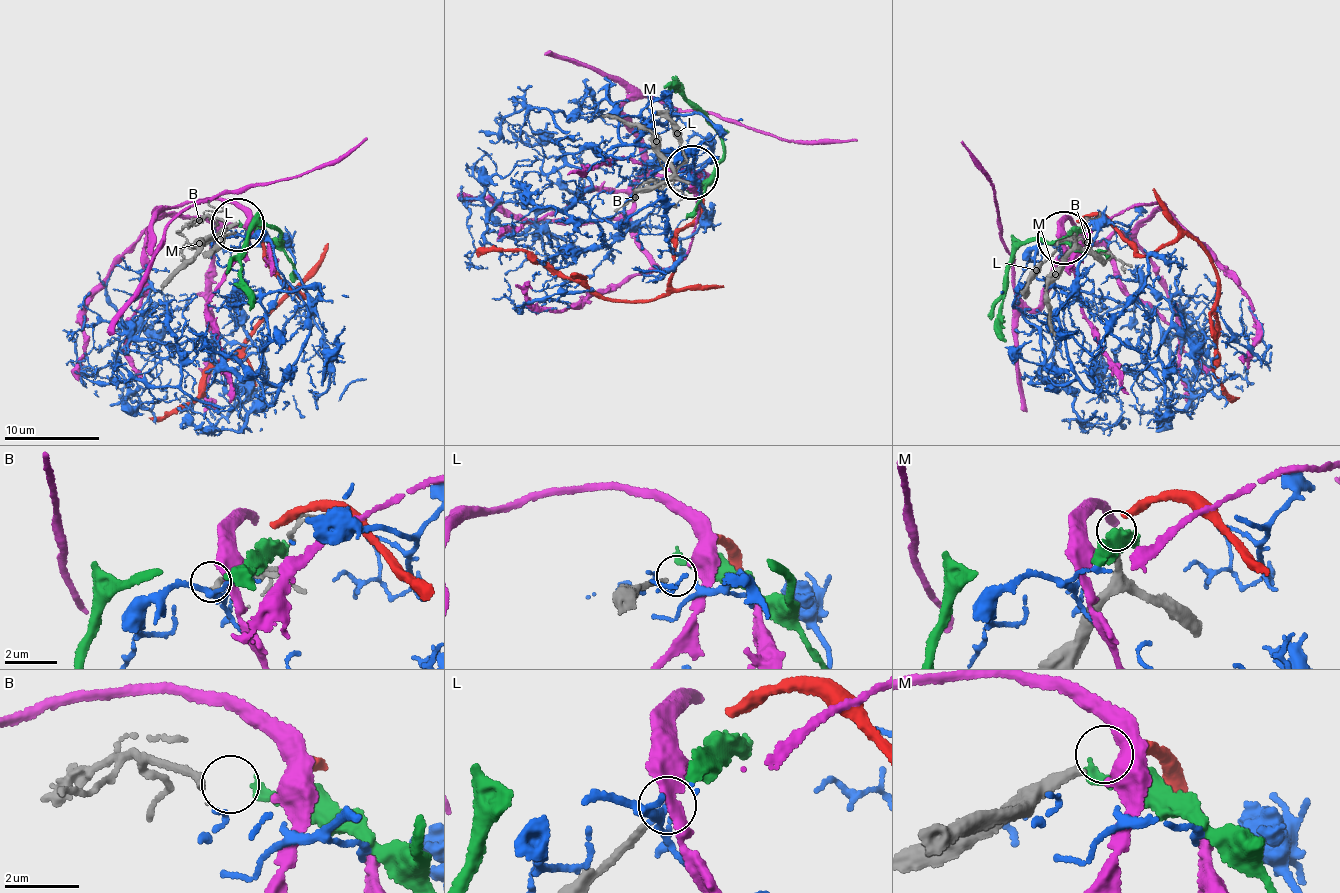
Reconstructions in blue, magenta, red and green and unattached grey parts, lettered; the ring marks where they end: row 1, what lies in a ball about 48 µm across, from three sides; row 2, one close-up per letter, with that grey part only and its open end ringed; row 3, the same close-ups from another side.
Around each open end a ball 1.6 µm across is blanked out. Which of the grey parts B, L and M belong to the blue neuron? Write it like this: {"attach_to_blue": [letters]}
{"attach_to_blue": ["B"]}

